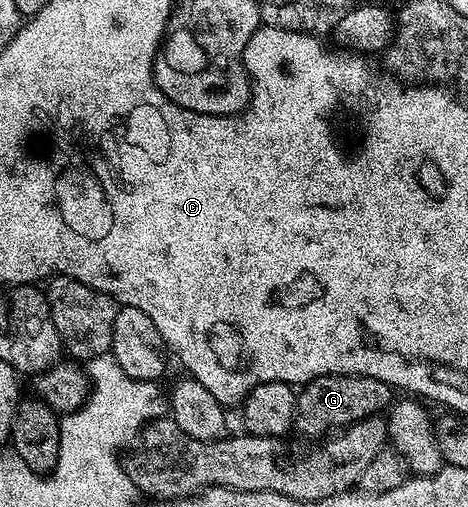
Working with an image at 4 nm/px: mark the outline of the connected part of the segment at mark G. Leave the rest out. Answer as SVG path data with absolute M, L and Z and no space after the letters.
M320 375L299 388L294 427L297 432L300 430L304 435L324 437L362 419L387 412L393 402L394 389L386 381L361 375Z

